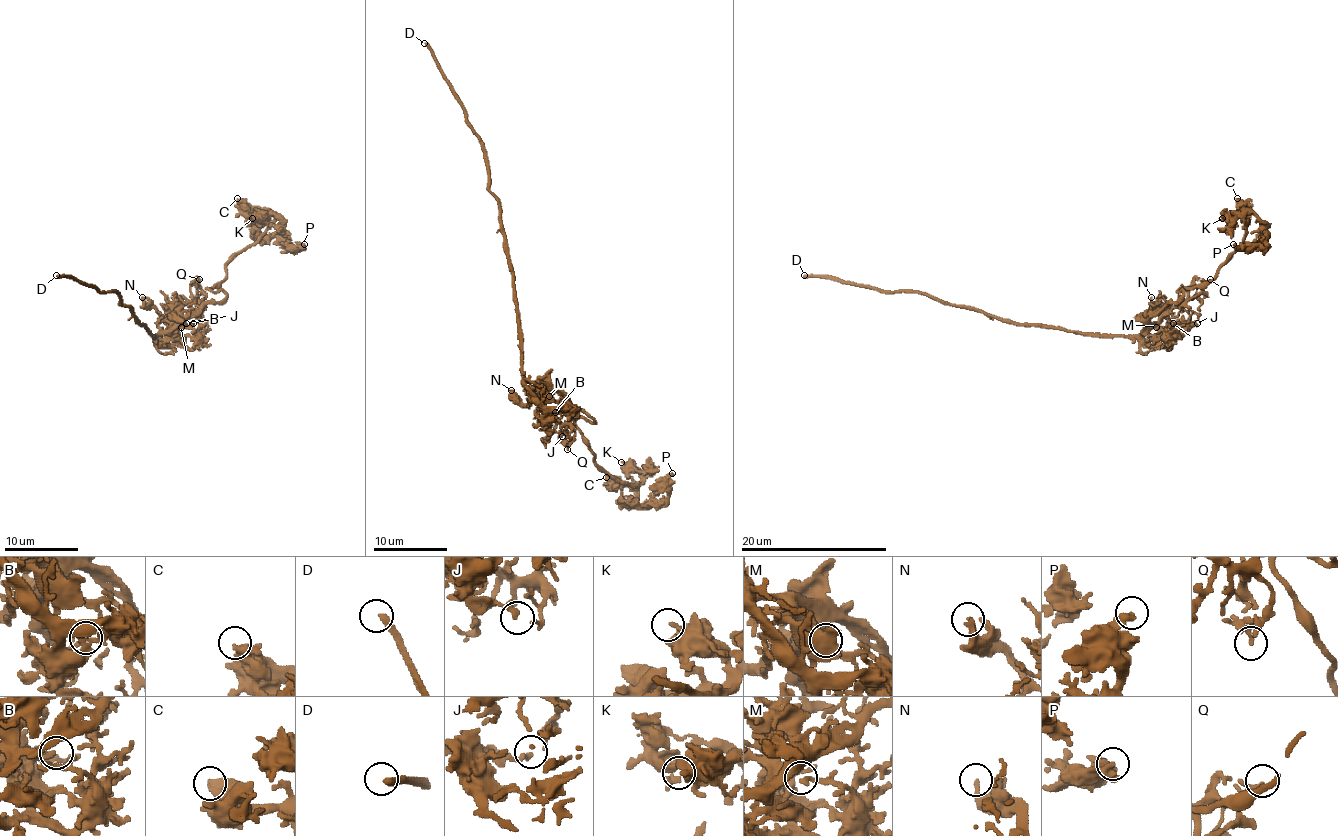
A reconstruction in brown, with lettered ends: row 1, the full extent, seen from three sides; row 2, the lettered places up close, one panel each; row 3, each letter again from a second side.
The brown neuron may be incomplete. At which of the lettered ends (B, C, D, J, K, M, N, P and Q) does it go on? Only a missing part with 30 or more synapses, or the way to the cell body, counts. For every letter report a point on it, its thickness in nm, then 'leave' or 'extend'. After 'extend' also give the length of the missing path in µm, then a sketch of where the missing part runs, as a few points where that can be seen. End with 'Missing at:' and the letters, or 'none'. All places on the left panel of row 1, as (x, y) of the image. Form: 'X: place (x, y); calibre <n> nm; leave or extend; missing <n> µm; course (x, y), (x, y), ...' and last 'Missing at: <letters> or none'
B: place (186, 323); calibre 170 nm; leave
C: place (237, 198); calibre 320 nm; leave
D: place (56, 275); calibre 300 nm; extend; missing 80 µm; course (56, 275), (36, 277), (36, 297), (74, 347), (80, 367), (98, 383), (87, 389), (85, 396), (85, 393)
J: place (193, 323); calibre 260 nm; leave
K: place (252, 218); calibre 220 nm; leave
M: place (181, 327); calibre 200 nm; leave
N: place (142, 297); calibre 280 nm; leave
P: place (304, 244); calibre 320 nm; leave
Q: place (199, 279); calibre 240 nm; leave
Missing at: D

